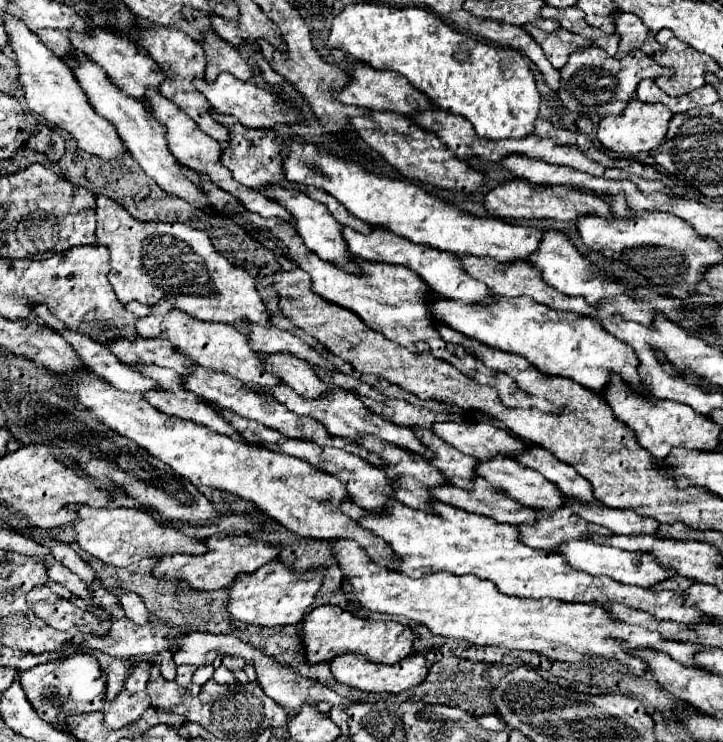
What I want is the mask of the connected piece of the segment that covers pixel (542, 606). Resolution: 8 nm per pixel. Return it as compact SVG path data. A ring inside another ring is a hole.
M347 539L329 541L329 549L337 559L339 569L343 571L345 581L351 585L353 593L359 595L359 603L365 609L387 613L395 619L403 617L405 621L415 621L441 637L465 639L475 645L535 651L539 655L567 663L579 663L585 659L585 653L593 653L607 659L617 659L619 663L627 665L629 671L641 677L645 675L647 667L639 659L631 657L629 649L651 647L689 667L693 663L693 655L697 653L695 643L669 641L657 631L611 619L601 605L501 595L501 591L497 591L497 587L485 579L477 579L473 575L449 575L449 571L411 579L371 561L359 543Z

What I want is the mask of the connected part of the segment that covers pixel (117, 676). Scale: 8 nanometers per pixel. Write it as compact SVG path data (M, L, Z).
M111 659L111 663L103 669L107 673L107 693L105 693L105 701L113 701L121 693L121 687L125 685L125 679L129 677L129 669L133 669L133 663L137 663L137 661L131 661L131 659Z

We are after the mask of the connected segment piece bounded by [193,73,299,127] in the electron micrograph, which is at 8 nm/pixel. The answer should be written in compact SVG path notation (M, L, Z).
M221 73L213 83L207 83L205 79L193 79L193 81L197 91L201 91L207 97L207 101L213 105L215 113L231 115L245 127L273 127L277 123L299 121L297 111L289 103L283 103L283 99L279 99L273 91L261 89L251 81L239 81L229 73Z

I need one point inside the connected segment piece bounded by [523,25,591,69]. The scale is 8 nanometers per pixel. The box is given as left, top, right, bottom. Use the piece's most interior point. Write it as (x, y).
(557, 46)

